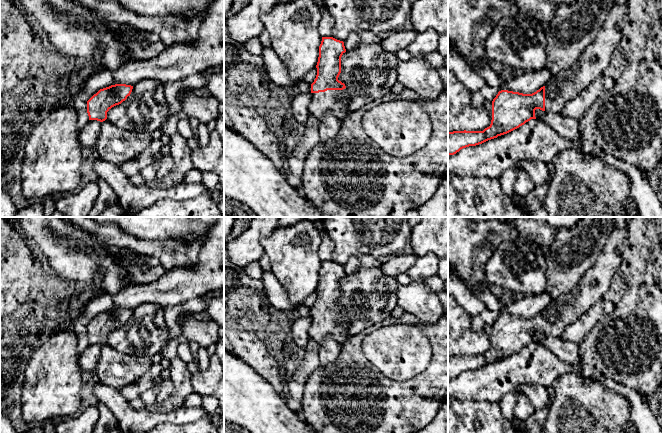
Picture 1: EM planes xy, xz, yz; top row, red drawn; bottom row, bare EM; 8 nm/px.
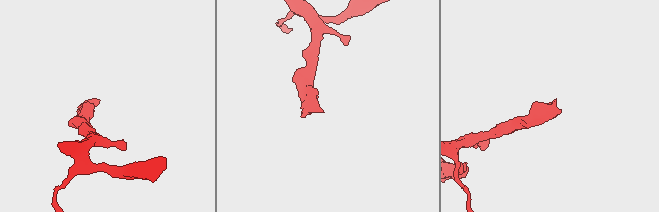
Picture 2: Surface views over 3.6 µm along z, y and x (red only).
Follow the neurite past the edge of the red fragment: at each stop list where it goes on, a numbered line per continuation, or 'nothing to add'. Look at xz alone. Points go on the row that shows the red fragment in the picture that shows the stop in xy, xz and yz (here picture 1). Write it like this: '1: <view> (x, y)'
1: xz (331, 101)

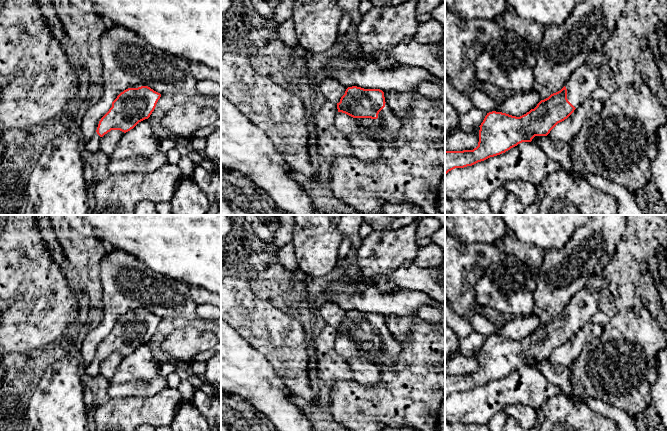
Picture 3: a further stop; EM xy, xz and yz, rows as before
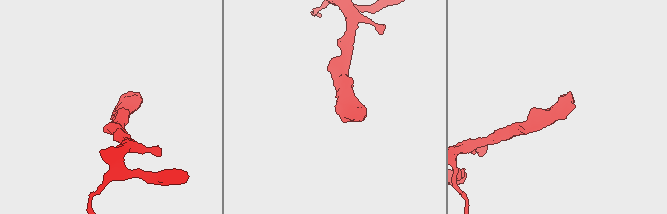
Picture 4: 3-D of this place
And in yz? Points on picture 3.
1: yz (583, 81)

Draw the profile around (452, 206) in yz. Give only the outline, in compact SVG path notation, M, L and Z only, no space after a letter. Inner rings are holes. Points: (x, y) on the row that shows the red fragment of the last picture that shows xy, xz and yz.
M445 198L445 215L495 215L487 200Z

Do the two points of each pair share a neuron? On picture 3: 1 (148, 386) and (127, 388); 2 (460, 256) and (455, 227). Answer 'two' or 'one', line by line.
1: one
2: two

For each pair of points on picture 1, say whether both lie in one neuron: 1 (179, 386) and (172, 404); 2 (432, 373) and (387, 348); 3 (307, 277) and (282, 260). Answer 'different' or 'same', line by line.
1: same
2: different
3: same

